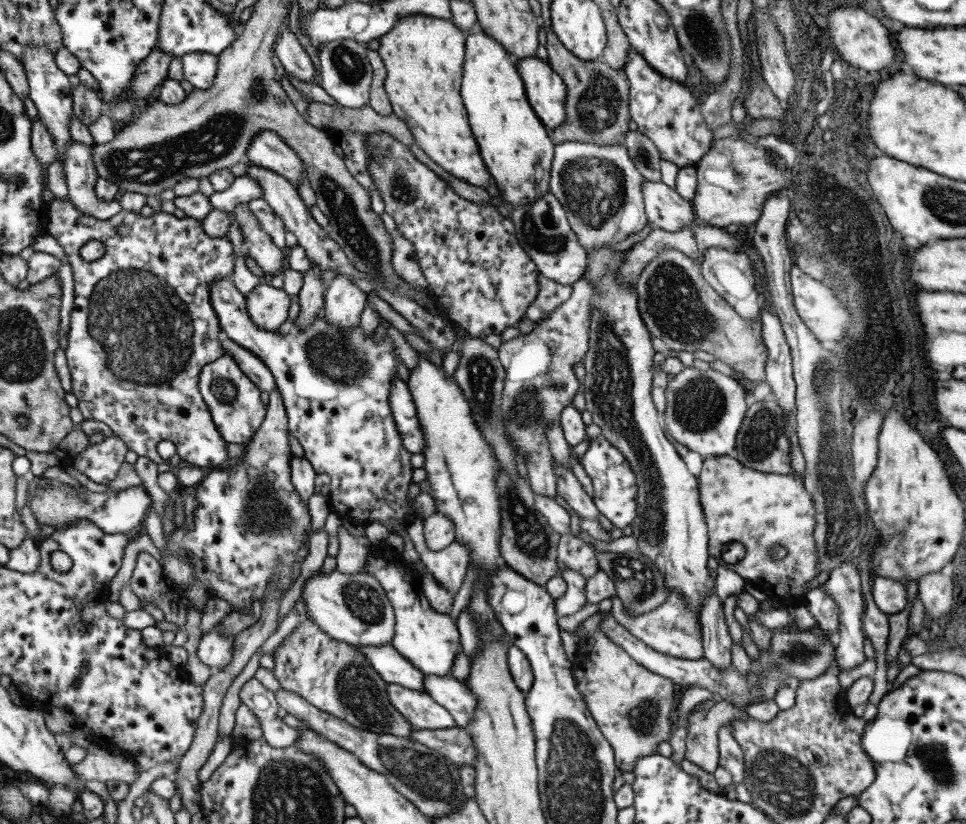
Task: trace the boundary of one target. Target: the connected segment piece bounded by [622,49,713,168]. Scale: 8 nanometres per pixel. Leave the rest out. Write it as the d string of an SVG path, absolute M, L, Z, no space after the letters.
M632 49L627 50L627 62L622 70L629 82L628 112L637 131L653 142L661 159L676 164L678 168L694 166L708 151L713 133L705 125L700 104L691 95L691 91L654 72Z

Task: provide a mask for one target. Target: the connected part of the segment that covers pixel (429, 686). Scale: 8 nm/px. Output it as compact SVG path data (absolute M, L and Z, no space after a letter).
M424 674L423 683L424 692L433 702L442 706L452 716L457 727L465 728L476 703L471 691L450 674Z

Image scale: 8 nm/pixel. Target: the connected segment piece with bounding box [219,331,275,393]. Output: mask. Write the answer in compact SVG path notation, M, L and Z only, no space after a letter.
M221 331L219 334L222 352L228 352L232 359L236 361L238 367L244 372L244 375L258 388L259 392L270 390L275 387L273 375L269 369L257 358L249 349L235 344L227 338L227 335Z

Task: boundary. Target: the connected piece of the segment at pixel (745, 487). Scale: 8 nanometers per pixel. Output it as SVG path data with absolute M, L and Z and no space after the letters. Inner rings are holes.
M732 453L716 457L704 457L698 477L698 499L707 526L707 553L719 566L733 571L737 576L763 592L767 599L779 602L779 607L801 603L807 592L807 583L817 576L817 548L813 541L815 520L812 500L803 486L801 476L794 472L787 474L765 474L743 466ZM729 542L738 542L744 549L743 558L736 564L721 560L721 548ZM775 545L783 547L787 554L779 560L771 560L769 551Z

